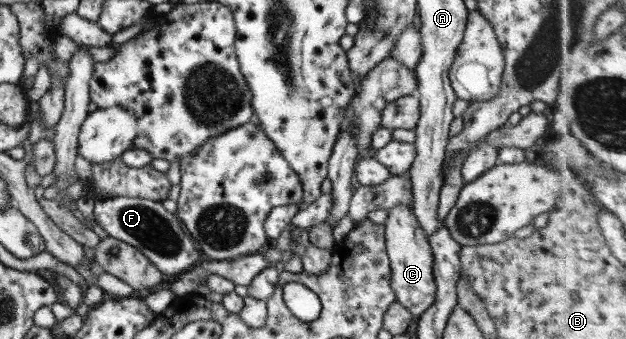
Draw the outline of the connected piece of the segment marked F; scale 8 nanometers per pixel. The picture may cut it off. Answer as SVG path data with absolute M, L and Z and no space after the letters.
M125 196L96 201L94 219L108 237L126 242L142 252L162 275L186 273L199 259L193 239L184 232L179 218L164 209L162 202Z

